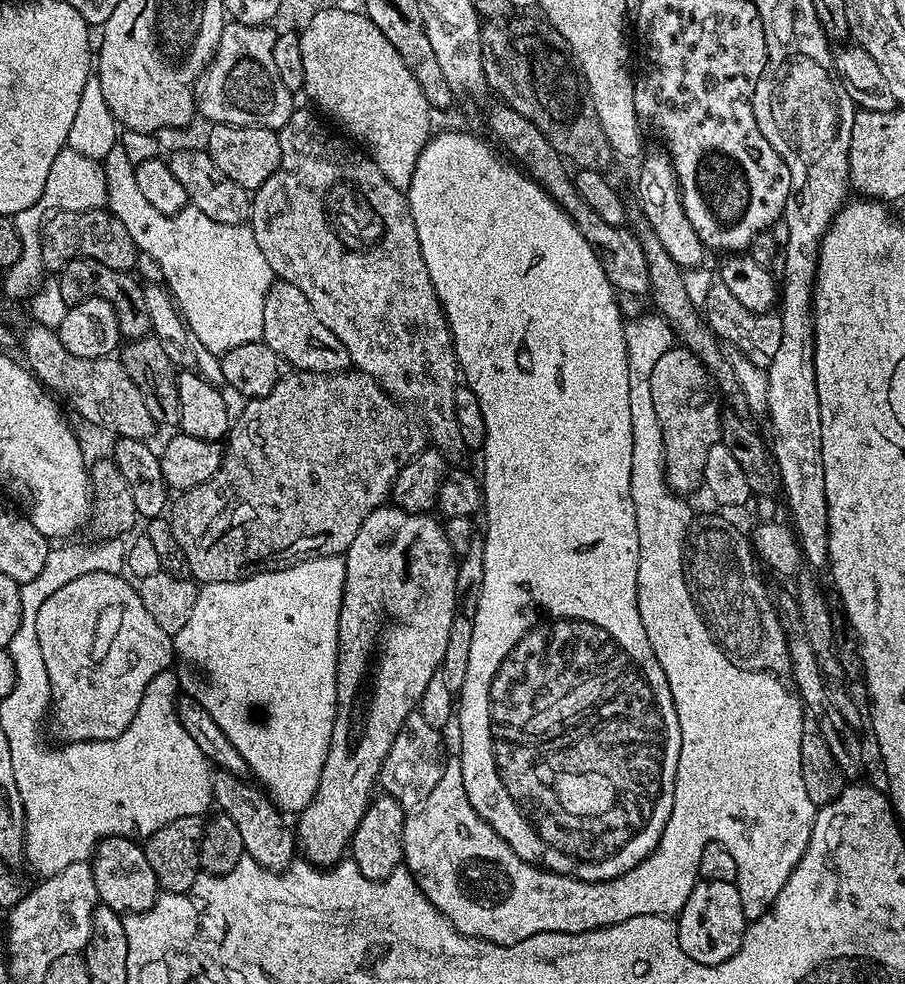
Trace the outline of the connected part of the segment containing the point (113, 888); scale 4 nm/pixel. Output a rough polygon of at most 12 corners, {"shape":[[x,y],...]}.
{"shape":[[105,836],[90,857],[99,903],[121,914],[156,905],[143,847]]}

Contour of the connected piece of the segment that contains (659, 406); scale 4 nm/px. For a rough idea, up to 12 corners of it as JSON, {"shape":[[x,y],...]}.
{"shape":[[668,348],[650,374],[664,473],[701,491],[721,443],[721,401],[703,362]]}

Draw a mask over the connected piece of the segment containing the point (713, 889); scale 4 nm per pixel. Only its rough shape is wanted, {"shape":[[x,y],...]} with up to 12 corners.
{"shape":[[697,882],[678,913],[680,949],[721,964],[744,937],[735,883]]}

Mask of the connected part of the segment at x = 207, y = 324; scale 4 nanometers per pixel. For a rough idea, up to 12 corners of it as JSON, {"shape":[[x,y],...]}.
{"shape":[[123,143],[106,208],[156,259],[191,335],[228,352],[264,334],[274,273],[251,227],[138,190]]}

